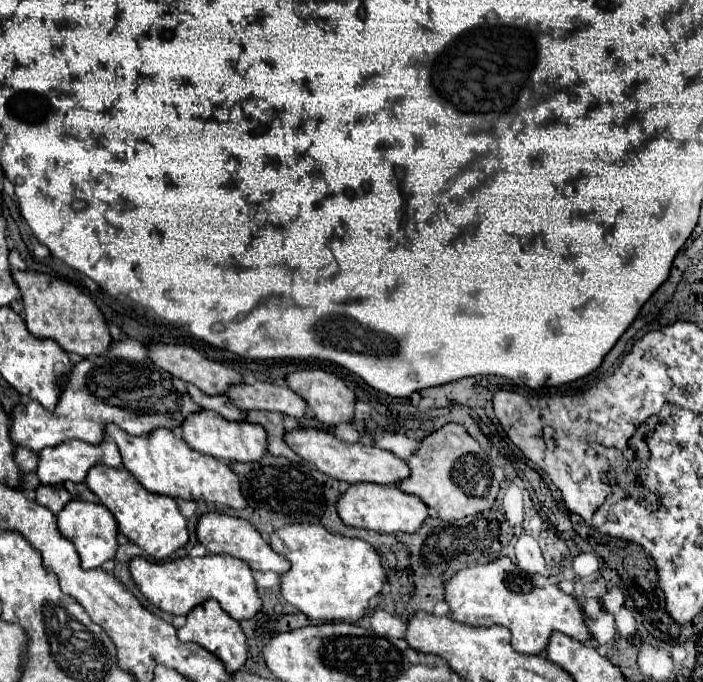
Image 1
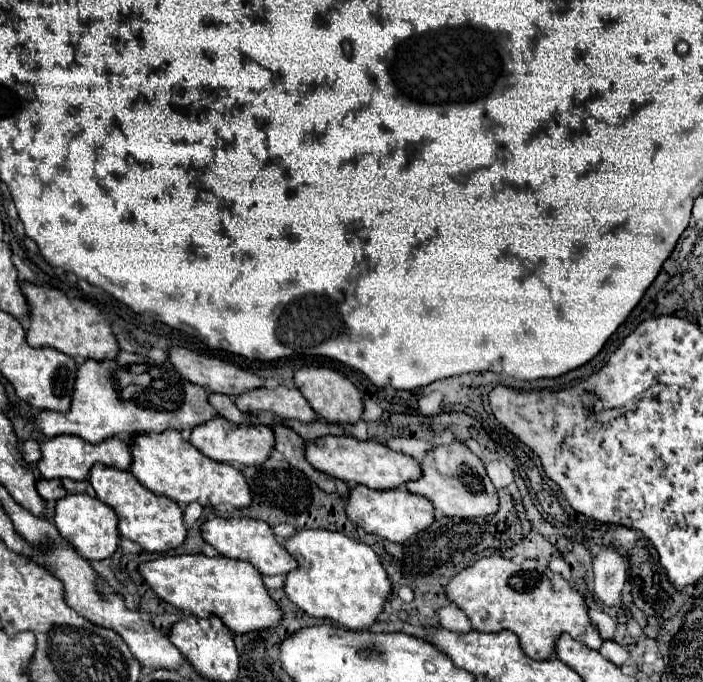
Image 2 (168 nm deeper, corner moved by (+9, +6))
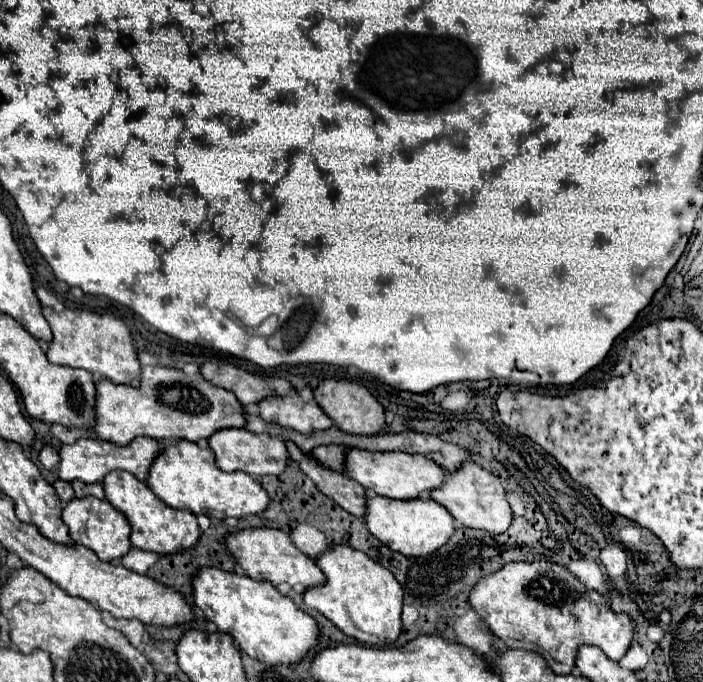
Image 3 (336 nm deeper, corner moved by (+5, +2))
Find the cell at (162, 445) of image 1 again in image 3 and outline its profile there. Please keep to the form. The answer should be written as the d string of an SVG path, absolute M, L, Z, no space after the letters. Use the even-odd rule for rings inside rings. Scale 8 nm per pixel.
M178 440L174 444L168 444L152 462L150 472L148 472L148 486L152 488L152 492L164 500L168 506L172 508L184 508L194 512L196 516L204 514L204 516L214 516L214 518L240 518L244 514L260 514L266 510L268 506L268 494L264 492L264 488L250 476L244 472L222 472L216 468L214 464L214 454L210 448L200 448L194 442L188 440Z

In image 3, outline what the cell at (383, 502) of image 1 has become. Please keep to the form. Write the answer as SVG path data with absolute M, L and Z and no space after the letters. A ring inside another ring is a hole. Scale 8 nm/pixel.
M428 494L414 500L392 500L382 496L368 496L366 502L366 528L368 532L384 542L390 550L404 556L426 556L438 550L454 532L454 520L444 506L434 502Z

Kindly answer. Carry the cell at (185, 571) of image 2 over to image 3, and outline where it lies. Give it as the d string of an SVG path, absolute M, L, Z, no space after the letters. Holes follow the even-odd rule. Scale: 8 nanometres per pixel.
M198 568L192 576L192 598L204 616L230 634L242 652L266 664L298 662L318 642L318 626L312 616L294 606L268 580L252 580L244 574L220 568Z

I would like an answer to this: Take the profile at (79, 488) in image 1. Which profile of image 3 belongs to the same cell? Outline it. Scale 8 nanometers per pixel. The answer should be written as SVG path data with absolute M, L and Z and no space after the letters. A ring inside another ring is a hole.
M72 482L72 488L76 492L76 498L84 498L84 496L96 496L96 498L104 498L104 488L102 482L98 484L82 484L82 482Z

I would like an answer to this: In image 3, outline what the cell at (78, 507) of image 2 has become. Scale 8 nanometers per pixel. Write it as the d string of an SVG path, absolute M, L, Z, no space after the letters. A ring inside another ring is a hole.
M94 496L74 498L66 504L62 512L62 520L70 528L70 536L74 544L82 544L92 548L100 560L112 562L122 558L130 550L130 524L122 512L118 512L108 500L98 500Z

